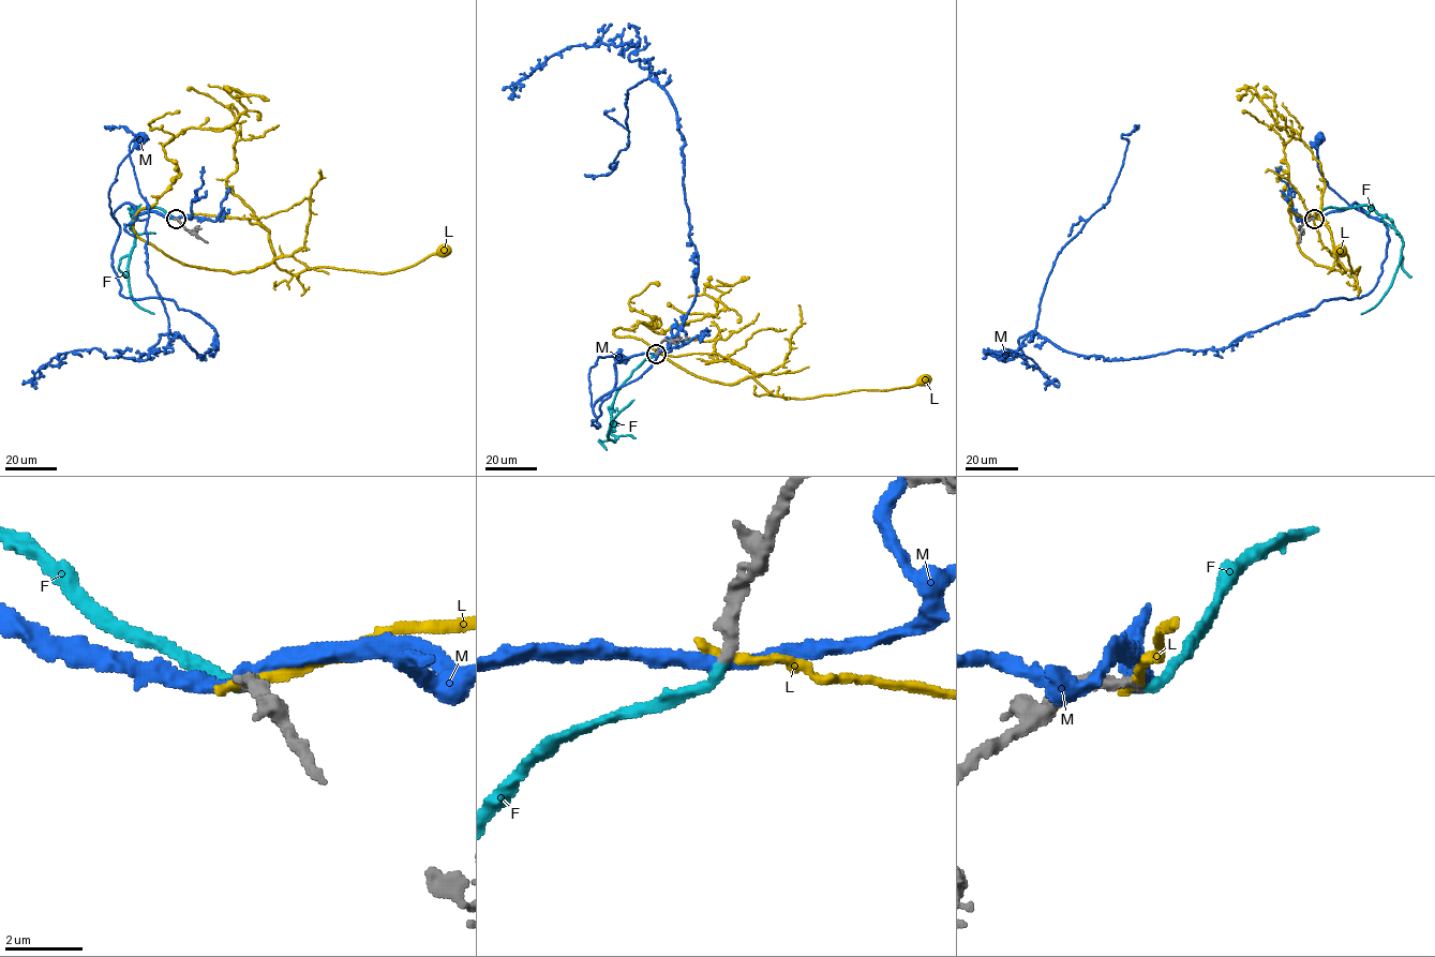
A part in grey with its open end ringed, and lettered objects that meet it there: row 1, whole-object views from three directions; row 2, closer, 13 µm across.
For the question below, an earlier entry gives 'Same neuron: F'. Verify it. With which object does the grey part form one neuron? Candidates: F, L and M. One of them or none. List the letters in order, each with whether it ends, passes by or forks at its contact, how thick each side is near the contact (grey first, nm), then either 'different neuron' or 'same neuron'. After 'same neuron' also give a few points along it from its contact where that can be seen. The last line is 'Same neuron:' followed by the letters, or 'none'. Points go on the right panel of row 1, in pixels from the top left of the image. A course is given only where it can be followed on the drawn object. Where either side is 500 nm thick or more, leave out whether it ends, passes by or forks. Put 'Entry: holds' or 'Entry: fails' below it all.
F: it ends; calibres 300 and 260 nm; same neuron; course (1315, 219), (1329, 207), (1371, 206), (1388, 218), (1399, 234), (1403, 248), (1392, 284), (1374, 308), (1361, 314)
L: it ends; calibres 320 and 320 nm; different neuron
M: it passes by; calibres 300 and 360 nm; different neuron
Same neuron: F
Entry: holds

